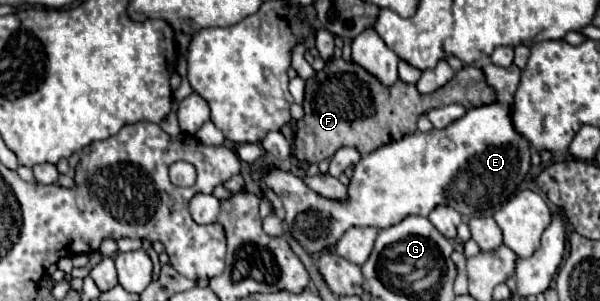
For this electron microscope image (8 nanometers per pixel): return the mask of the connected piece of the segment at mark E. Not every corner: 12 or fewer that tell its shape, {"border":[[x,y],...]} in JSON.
{"border":[[510,106],[366,154],[346,200],[264,176],[308,254],[352,226],[506,204],[530,170]]}

